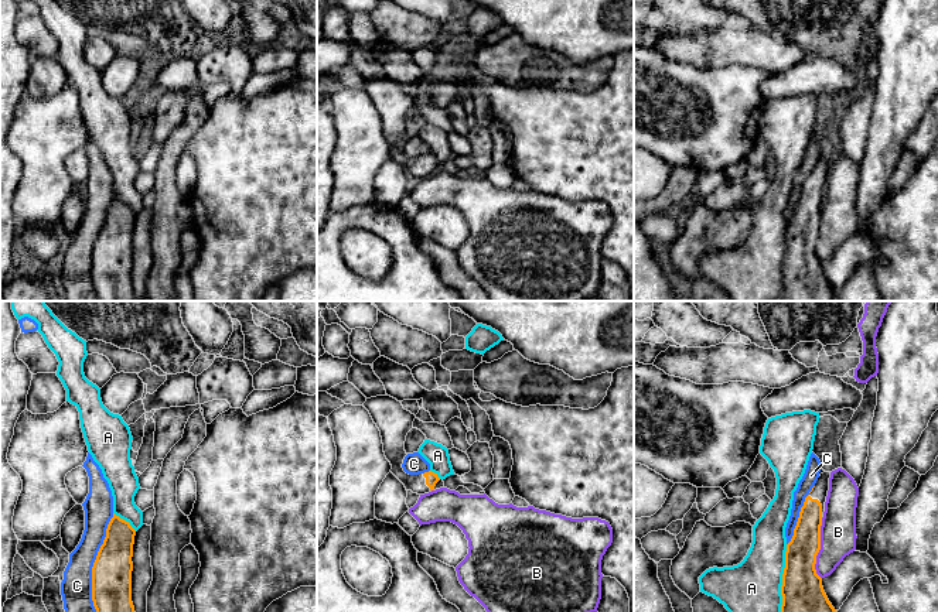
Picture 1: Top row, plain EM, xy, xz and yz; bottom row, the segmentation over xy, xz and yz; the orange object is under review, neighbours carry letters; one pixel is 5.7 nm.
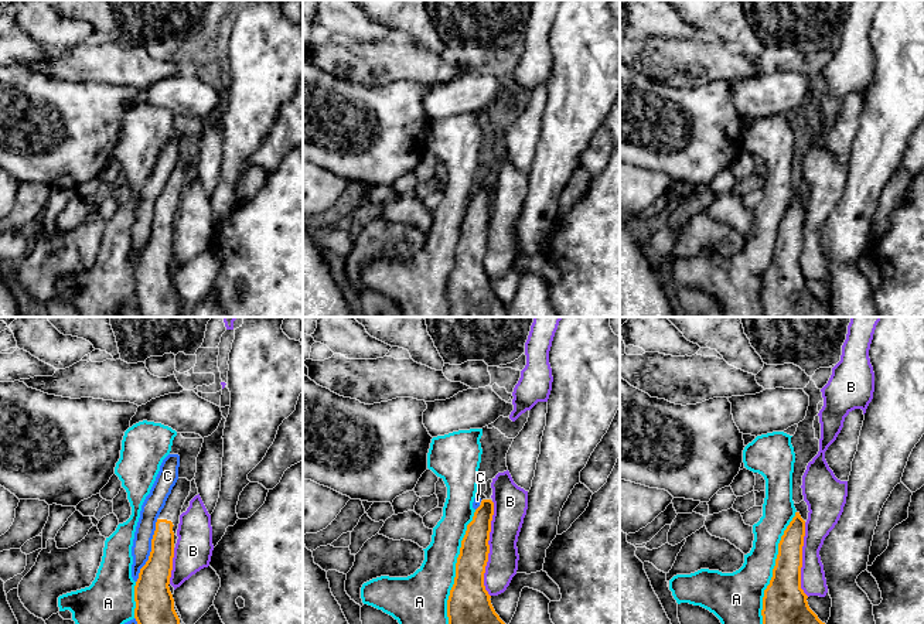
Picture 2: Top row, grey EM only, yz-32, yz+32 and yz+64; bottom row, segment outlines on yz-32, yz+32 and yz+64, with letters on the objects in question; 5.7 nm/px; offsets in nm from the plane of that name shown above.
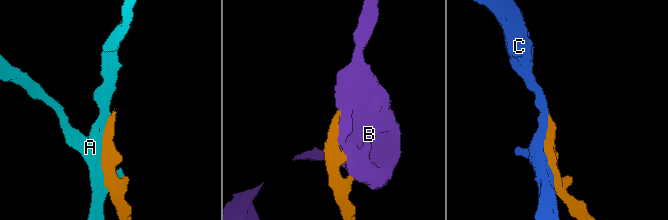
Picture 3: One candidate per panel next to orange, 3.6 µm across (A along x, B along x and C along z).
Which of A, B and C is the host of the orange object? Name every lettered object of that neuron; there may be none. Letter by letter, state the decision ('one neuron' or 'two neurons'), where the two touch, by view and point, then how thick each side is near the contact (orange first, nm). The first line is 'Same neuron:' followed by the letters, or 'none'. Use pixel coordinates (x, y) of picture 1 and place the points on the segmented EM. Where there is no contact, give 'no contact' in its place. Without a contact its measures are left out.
Same neuron: none
A: two neurons | yz (783, 578) | 240/300 nm
B: two neurons | yz (819, 549) | 220/200 nm
C: two neurons | xy (94, 563) | 220/180 nm

